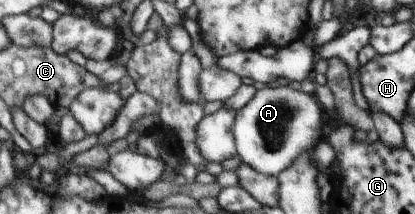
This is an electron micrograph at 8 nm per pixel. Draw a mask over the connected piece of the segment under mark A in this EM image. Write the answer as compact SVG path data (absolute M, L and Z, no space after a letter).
M296 85L257 86L253 98L238 111L233 127L239 158L261 174L277 177L298 158L298 154L312 150L321 139L321 109L314 94L306 94Z

